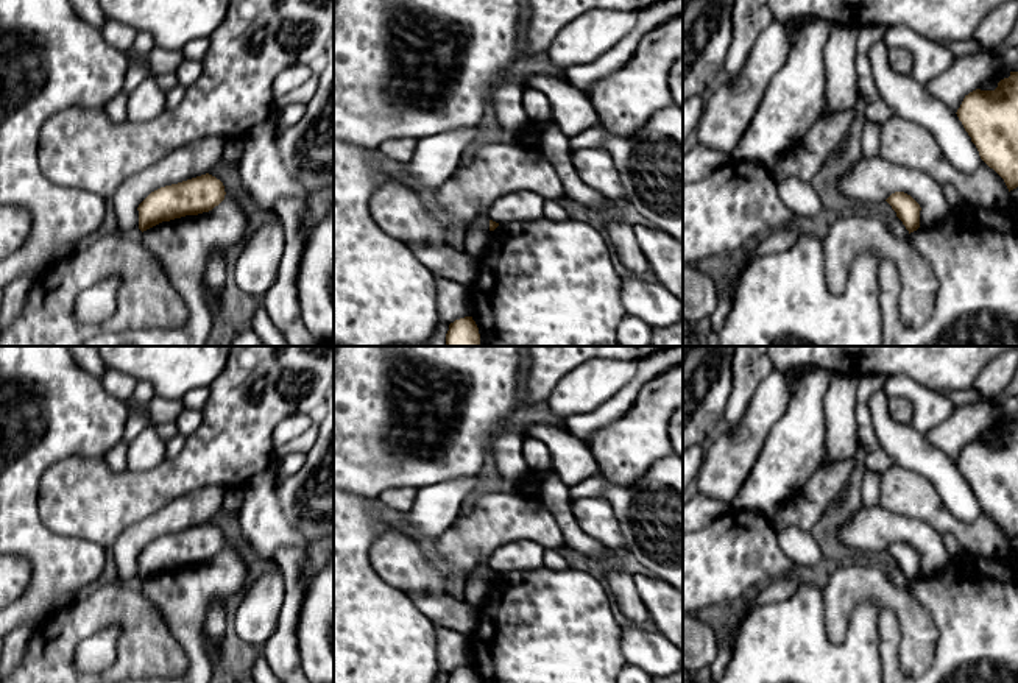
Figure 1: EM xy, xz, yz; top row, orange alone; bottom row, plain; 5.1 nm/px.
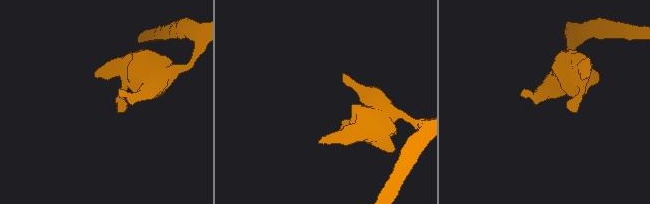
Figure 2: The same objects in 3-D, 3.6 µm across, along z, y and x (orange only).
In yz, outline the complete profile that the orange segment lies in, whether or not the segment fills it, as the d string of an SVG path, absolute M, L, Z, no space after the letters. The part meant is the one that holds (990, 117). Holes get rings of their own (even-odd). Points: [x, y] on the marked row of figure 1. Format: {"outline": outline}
{"outline": "M1018 72L998 83L995 90L976 89L965 95L957 117L976 145L981 159L1006 182L1009 192L1018 187Z"}

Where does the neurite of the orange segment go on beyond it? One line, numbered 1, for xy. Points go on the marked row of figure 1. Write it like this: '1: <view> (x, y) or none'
1: none

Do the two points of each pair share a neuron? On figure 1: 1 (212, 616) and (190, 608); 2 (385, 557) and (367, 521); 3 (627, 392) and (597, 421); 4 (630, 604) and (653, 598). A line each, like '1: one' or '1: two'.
1: two
2: two
3: one
4: two

